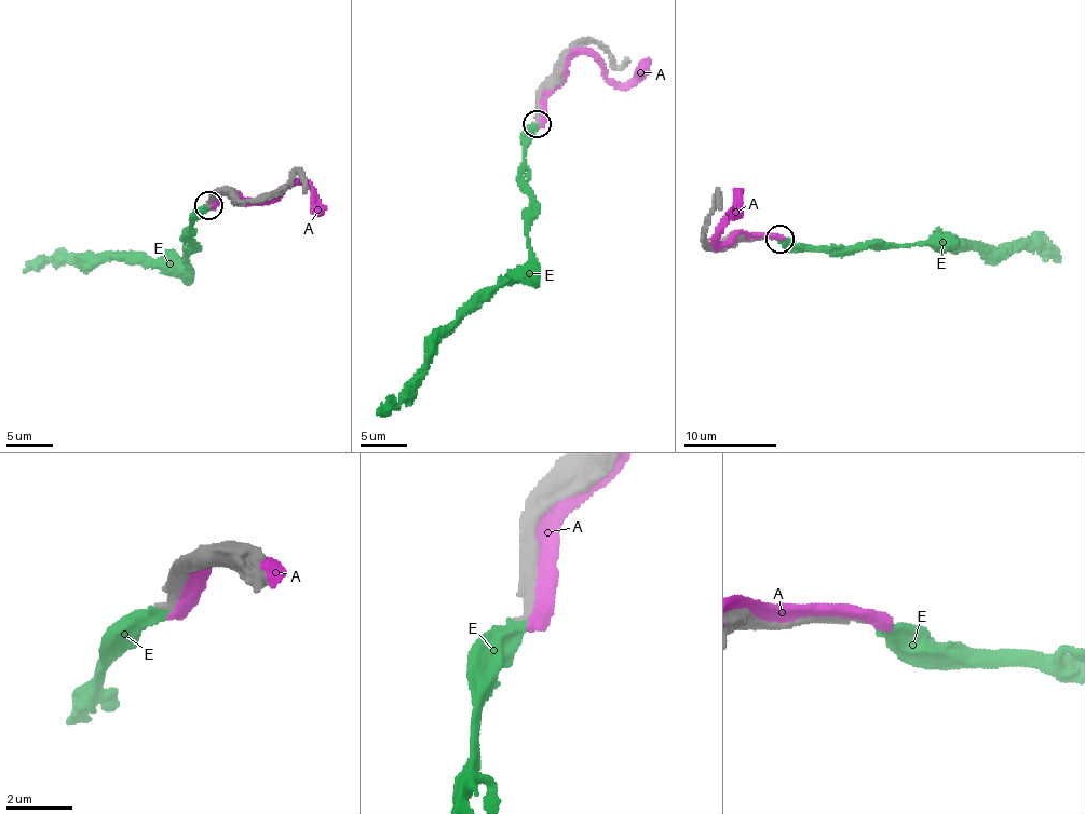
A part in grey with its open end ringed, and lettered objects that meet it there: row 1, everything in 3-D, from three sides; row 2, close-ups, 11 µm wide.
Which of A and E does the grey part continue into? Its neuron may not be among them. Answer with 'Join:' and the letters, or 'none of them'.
Join: E

